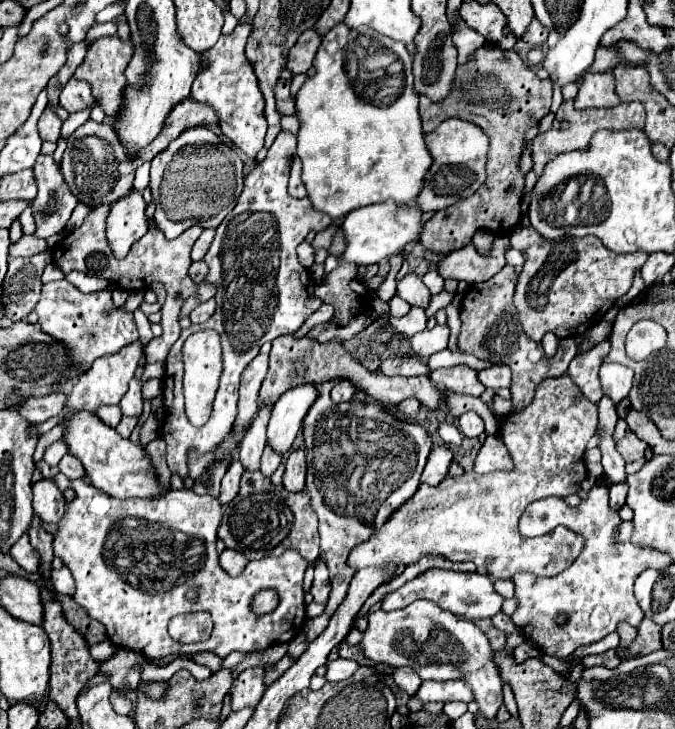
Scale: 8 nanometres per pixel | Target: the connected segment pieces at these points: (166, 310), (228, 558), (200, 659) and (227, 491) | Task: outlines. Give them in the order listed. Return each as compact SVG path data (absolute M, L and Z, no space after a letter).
M149 203L147 205L147 221L149 221L149 231L131 247L129 255L125 259L117 259L113 255L113 249L109 247L109 241L105 237L105 225L107 225L107 215L109 215L109 205L99 205L95 207L89 217L83 221L81 227L73 229L55 249L53 249L53 261L57 263L57 267L64 274L71 271L83 271L87 275L93 277L101 277L111 281L117 287L123 289L149 289L151 283L163 283L163 287L167 289L166 302L161 308L161 327L163 327L163 335L154 338L145 348L147 364L161 362L165 363L169 354L171 345L177 341L181 327L177 323L179 317L179 309L183 299L187 299L193 294L199 296L200 302L203 303L213 298L216 294L216 287L210 283L196 284L189 277L189 267L191 267L191 247L193 243L199 239L201 235L201 227L193 225L189 227L185 233L181 233L177 239L169 241L165 239L165 235L161 233L161 229L157 229L157 223L153 219L153 209L155 205Z
M225 549L225 551L221 553L221 567L223 567L229 575L233 575L233 577L241 575L247 563L249 563L249 559L247 559L243 553L237 553L235 549Z
M201 652L190 655L190 659L200 665L207 666L212 672L217 672L221 669L223 659L211 652Z
M233 459L223 481L221 481L221 495L219 503L229 503L239 493L239 479L241 479L241 461Z

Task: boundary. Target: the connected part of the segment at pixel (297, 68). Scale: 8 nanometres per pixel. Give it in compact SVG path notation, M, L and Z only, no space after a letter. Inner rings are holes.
M307 29L305 33L301 33L297 45L289 51L289 61L287 61L287 69L291 69L293 75L307 73L311 69L321 39L323 37L317 33L317 29Z

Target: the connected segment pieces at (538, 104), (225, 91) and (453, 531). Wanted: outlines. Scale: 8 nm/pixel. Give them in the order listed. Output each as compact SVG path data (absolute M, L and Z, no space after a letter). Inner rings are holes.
M477 49L477 53L473 53L473 57L465 63L459 65L455 71L455 79L451 85L451 93L443 99L443 101L429 101L427 95L421 95L419 101L419 115L423 121L423 131L429 133L433 129L439 127L439 123L443 123L449 117L457 117L463 121L471 121L475 125L479 125L491 139L491 149L489 149L489 161L487 161L487 181L485 185L473 193L467 199L457 201L457 205L445 209L445 211L437 211L429 221L425 221L425 227L421 231L421 243L431 249L433 253L449 253L453 249L461 249L465 245L471 243L471 237L477 231L487 231L493 233L497 237L501 235L509 235L515 231L515 227L521 221L521 195L523 195L523 185L525 185L525 173L519 169L519 159L521 159L521 151L523 151L523 143L525 143L525 133L537 125L537 121L541 121L541 117L545 117L551 109L551 81L549 79L539 79L535 75L535 71L511 49L511 51L503 51L503 49Z
M237 25L233 33L221 35L211 49L199 53L201 69L193 81L191 97L199 103L211 105L219 117L221 133L229 137L231 143L237 145L247 157L255 157L263 149L267 121L263 115L265 101L257 89L257 77L253 73L253 67L249 67L249 61L245 61L243 53L249 33L251 25Z
M567 375L545 379L537 385L533 401L515 413L509 413L503 417L501 423L501 439L513 459L511 471L495 471L489 475L477 475L477 473L463 473L461 477L449 477L441 481L437 487L419 485L417 493L389 517L387 525L381 527L369 541L357 545L349 555L349 565L353 565L357 571L369 565L381 567L389 561L395 565L411 565L421 555L435 553L443 555L451 561L473 561L477 567L485 567L487 573L495 579L513 579L517 573L533 573L541 577L553 577L561 571L565 571L583 551L585 539L581 533L575 533L567 527L557 527L547 535L525 539L519 533L519 517L525 511L525 507L537 499L545 499L549 495L567 497L577 495L581 491L581 483L587 477L587 467L583 461L583 453L587 447L587 441L597 431L597 405L589 399L581 399L577 405L573 405L573 397L577 395L577 387L573 381L569 381Z

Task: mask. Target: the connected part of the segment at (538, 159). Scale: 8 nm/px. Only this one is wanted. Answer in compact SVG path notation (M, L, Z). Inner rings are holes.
M573 99L563 101L563 105L559 107L559 111L555 113L555 121L553 127L541 135L535 137L533 141L533 171L539 175L543 173L545 165L555 159L561 153L569 153L569 151L585 151L591 143L591 137L601 131L601 129L611 129L611 131L625 131L625 129L645 129L645 109L641 103L633 101L633 103L621 103L617 107L611 109L575 109L573 107Z

